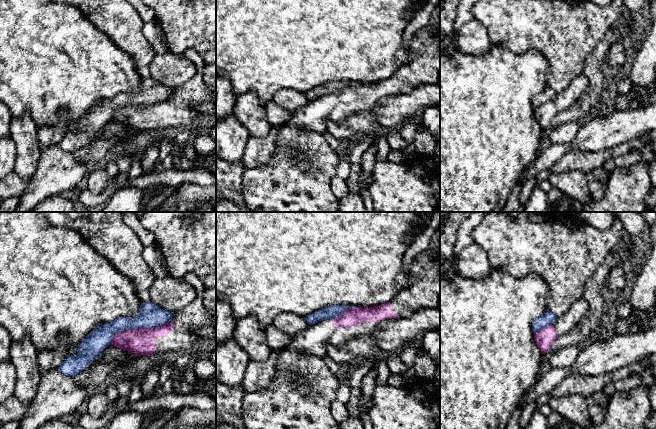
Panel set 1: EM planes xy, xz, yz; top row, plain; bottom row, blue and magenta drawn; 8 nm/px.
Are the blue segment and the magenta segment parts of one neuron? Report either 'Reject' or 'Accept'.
Reject

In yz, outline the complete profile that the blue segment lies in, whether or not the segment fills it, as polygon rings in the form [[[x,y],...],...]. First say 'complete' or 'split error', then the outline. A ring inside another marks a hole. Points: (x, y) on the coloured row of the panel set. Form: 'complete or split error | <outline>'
complete | [[[548,309],[539,317],[537,318],[533,324],[532,324],[532,329],[534,332],[538,332],[539,330],[548,327],[556,321],[557,317],[555,314],[553,314],[551,311]]]

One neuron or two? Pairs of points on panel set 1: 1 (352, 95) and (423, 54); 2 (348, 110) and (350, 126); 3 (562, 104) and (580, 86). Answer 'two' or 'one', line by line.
1: one
2: two
3: one

